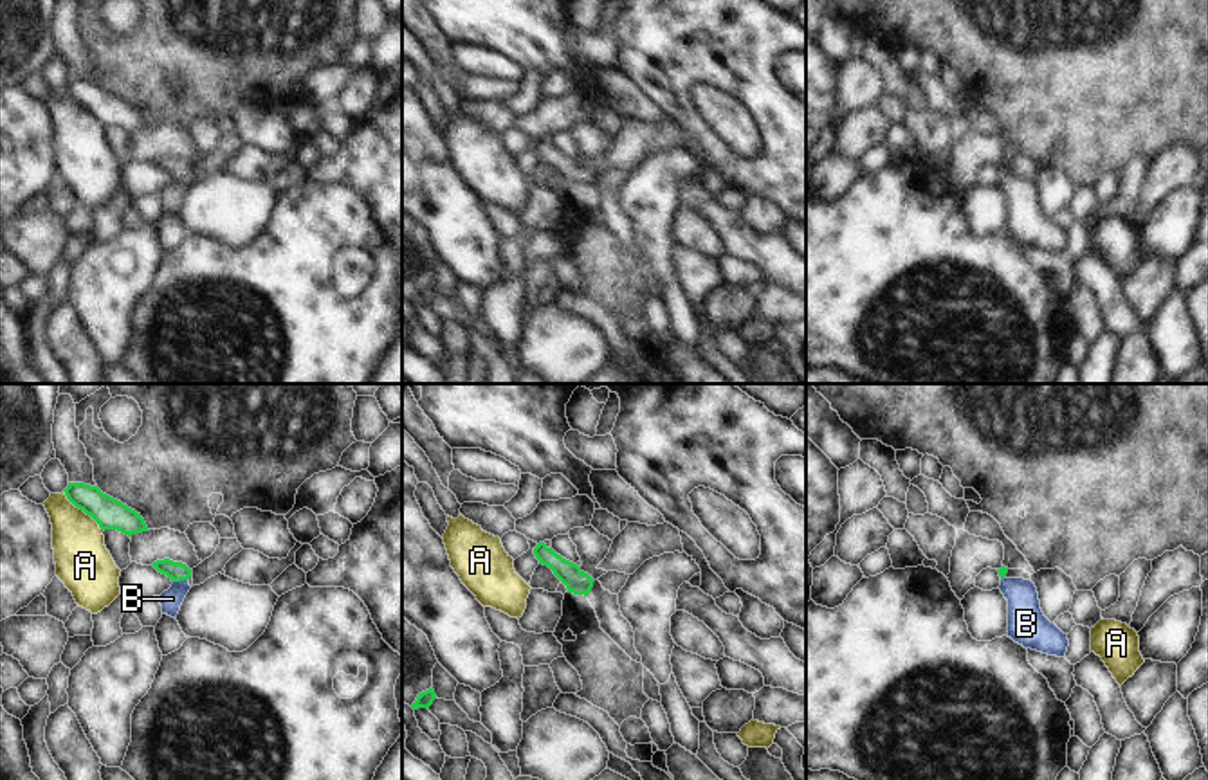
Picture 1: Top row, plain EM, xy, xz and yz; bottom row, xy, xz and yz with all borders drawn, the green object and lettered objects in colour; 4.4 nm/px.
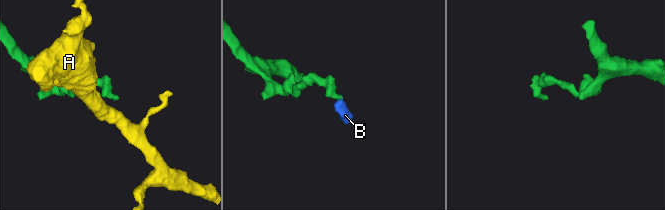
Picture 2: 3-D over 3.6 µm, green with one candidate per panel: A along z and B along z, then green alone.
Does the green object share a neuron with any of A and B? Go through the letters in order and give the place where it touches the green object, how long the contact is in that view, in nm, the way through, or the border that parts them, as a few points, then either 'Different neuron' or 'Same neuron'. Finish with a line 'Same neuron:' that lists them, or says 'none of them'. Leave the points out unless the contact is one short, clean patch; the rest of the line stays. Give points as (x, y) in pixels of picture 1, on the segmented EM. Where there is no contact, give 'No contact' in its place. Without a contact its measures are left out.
A: Touches green at xy (82, 508). Shared border 260 nm. Boundary: xy (64, 490), (103, 530). Different neuron
B: Touches green at xy (181, 579). Shared border 70 nm. Path across: xy (177, 571), (181, 579), (181, 588), (172, 598). Same neuron
Same neuron: B.

